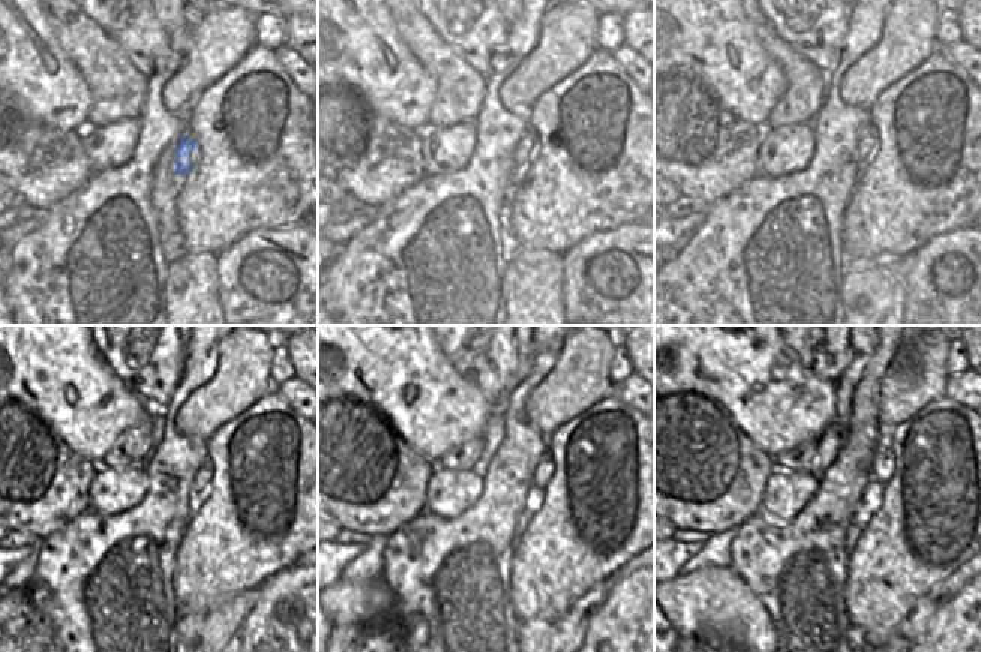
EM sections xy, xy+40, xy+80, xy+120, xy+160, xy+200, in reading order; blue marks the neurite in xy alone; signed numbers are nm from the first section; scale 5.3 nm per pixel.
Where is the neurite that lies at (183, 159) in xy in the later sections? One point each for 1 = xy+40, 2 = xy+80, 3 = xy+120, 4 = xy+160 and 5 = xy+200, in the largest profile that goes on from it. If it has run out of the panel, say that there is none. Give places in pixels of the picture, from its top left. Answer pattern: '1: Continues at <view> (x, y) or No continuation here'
1: Continues at xy+40 (522, 155)
2: Continues at xy+80 (869, 143)
3: Continues at xy+120 (204, 475)
4: Continues at xy+160 (545, 468)
5: Continues at xy+200 (884, 460)

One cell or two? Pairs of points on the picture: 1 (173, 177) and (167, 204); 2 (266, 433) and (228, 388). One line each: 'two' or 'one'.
1: one
2: two

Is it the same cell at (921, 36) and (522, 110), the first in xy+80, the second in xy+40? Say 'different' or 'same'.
same

